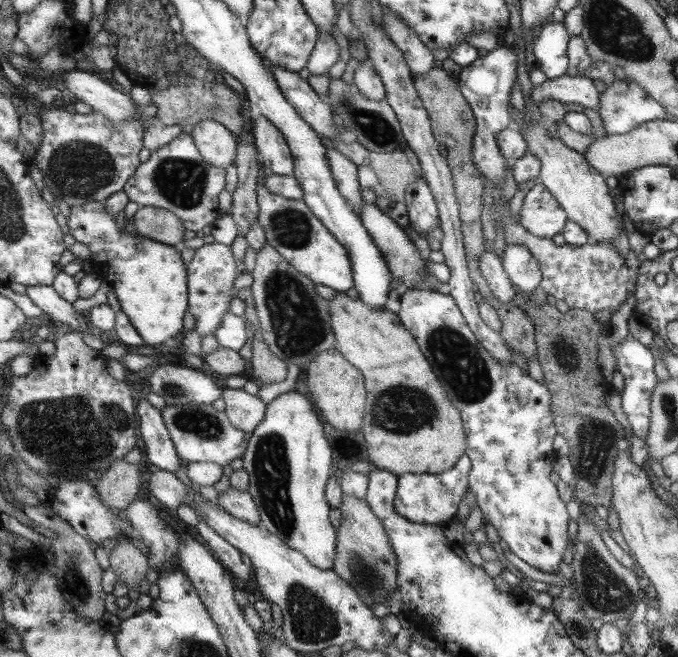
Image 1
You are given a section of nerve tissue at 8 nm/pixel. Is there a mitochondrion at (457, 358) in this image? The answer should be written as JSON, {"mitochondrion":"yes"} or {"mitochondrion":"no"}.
{"mitochondrion":"yes"}

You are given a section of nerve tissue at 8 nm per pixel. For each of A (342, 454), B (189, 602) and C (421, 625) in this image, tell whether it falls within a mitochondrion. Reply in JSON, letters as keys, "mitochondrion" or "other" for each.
{"A":"other","B":"other","C":"other"}

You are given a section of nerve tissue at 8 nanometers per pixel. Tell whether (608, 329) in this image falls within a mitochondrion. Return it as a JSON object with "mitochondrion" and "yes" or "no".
{"mitochondrion":"no"}

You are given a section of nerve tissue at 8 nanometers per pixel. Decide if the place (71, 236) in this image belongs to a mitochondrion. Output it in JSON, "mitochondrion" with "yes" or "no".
{"mitochondrion":"no"}

